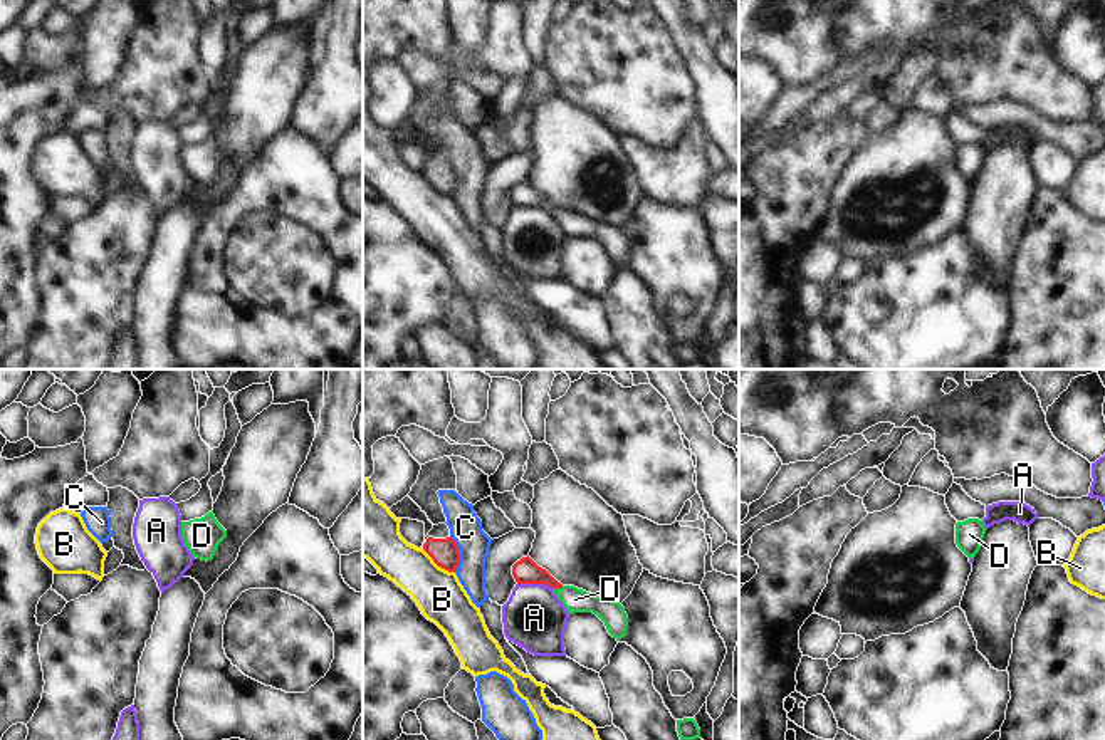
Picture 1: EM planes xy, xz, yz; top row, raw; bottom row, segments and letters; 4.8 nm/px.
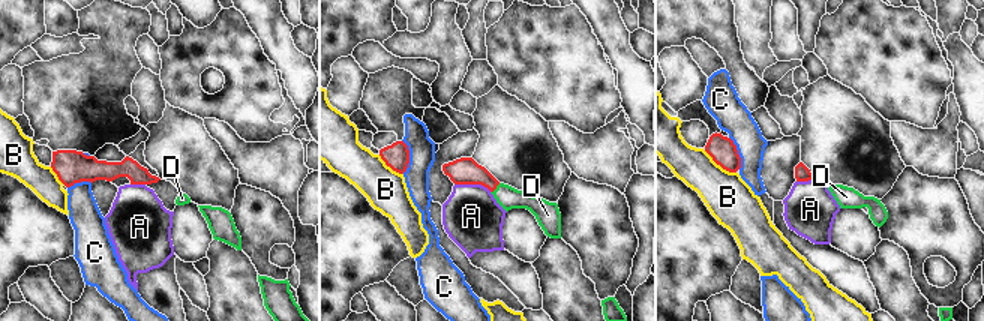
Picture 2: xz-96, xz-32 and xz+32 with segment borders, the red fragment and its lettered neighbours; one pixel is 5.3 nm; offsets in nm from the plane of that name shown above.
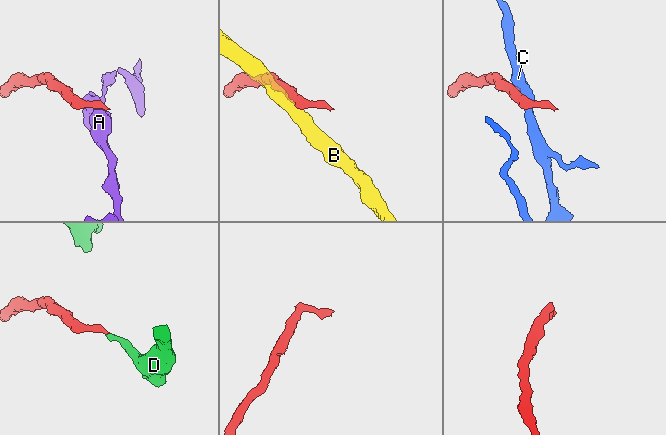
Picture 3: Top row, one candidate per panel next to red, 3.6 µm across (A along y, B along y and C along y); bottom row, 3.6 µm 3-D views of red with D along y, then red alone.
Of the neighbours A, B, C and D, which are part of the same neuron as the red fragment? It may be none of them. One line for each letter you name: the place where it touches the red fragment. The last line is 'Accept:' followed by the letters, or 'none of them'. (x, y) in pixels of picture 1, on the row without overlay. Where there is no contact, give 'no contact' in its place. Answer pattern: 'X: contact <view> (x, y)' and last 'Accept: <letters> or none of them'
D: contact xz (558, 212)
Accept: D

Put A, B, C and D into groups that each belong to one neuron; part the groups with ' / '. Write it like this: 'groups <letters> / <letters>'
groups A / B / C / D

